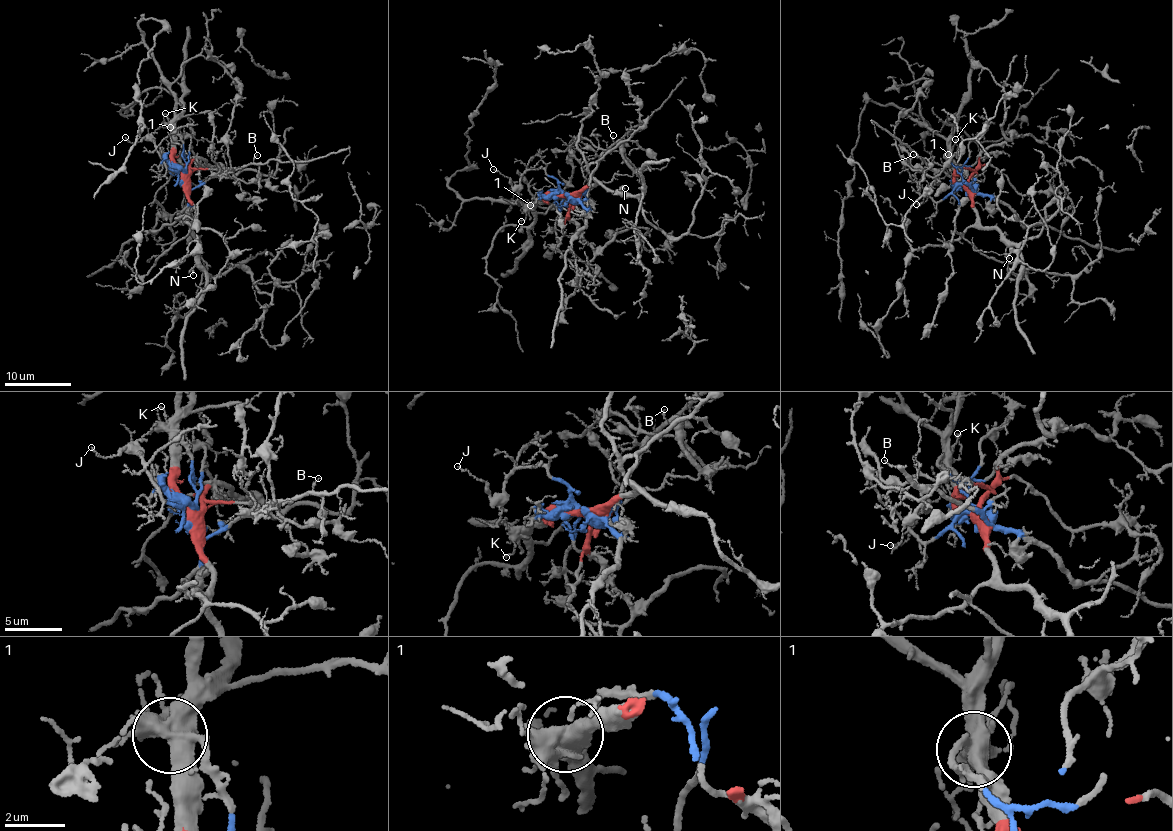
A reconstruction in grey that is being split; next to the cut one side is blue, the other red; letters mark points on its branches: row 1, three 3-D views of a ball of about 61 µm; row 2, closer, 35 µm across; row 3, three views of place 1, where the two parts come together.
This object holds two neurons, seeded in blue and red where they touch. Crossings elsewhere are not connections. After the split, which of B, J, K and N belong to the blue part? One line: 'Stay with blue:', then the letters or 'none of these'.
Stay with blue: B, J, K

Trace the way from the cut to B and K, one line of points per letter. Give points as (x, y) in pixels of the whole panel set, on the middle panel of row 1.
B: (567, 198), (580, 196), (600, 153), (613, 143), (613, 135)
K: (567, 198), (538, 196), (521, 221)

